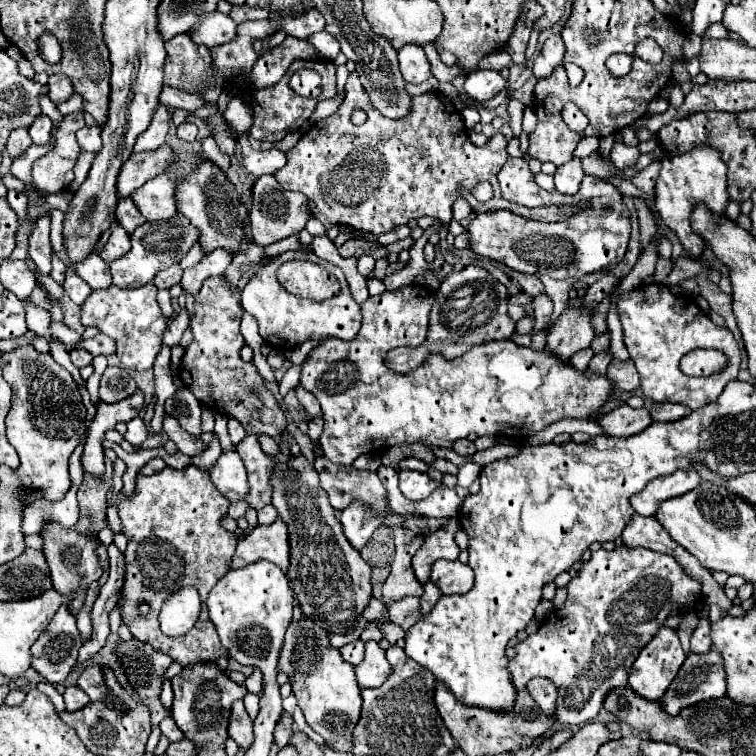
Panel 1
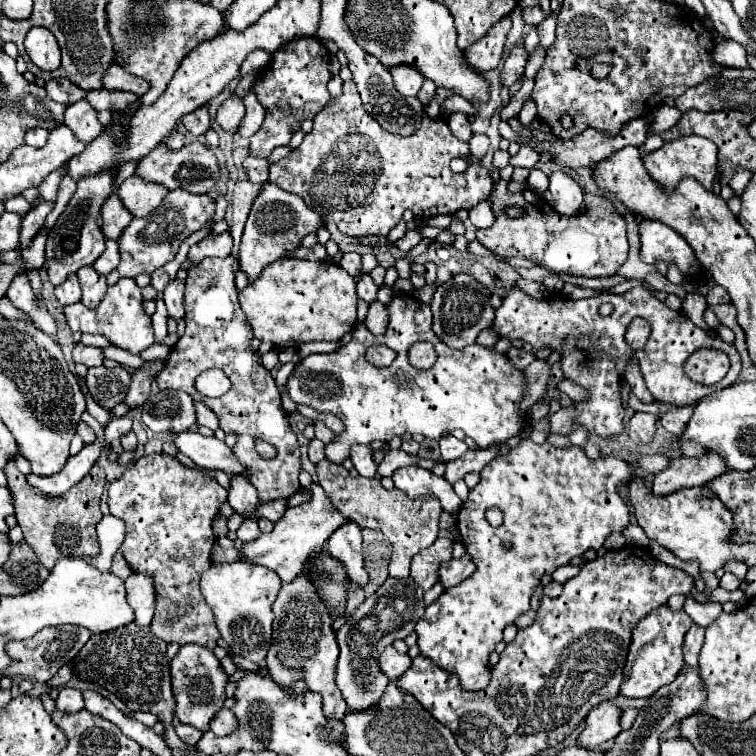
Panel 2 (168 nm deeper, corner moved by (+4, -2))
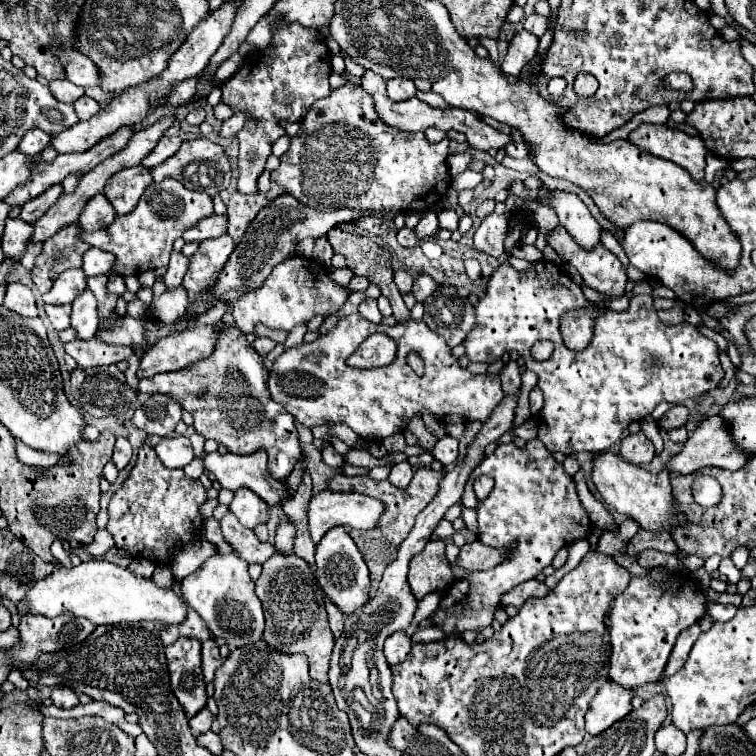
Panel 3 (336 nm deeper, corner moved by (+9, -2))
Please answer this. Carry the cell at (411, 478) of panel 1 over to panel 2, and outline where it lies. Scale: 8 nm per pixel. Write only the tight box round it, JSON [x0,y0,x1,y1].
[392,466,462,514]

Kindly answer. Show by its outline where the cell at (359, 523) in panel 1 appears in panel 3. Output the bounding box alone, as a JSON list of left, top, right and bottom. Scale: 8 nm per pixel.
[315,528,371,614]

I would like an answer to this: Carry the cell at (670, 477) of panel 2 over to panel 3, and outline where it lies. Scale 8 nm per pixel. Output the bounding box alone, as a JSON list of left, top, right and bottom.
[667,416,749,474]

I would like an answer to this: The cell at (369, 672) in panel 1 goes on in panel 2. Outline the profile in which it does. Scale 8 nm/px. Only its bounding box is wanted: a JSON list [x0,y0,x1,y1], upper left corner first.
[378,646,410,680]

